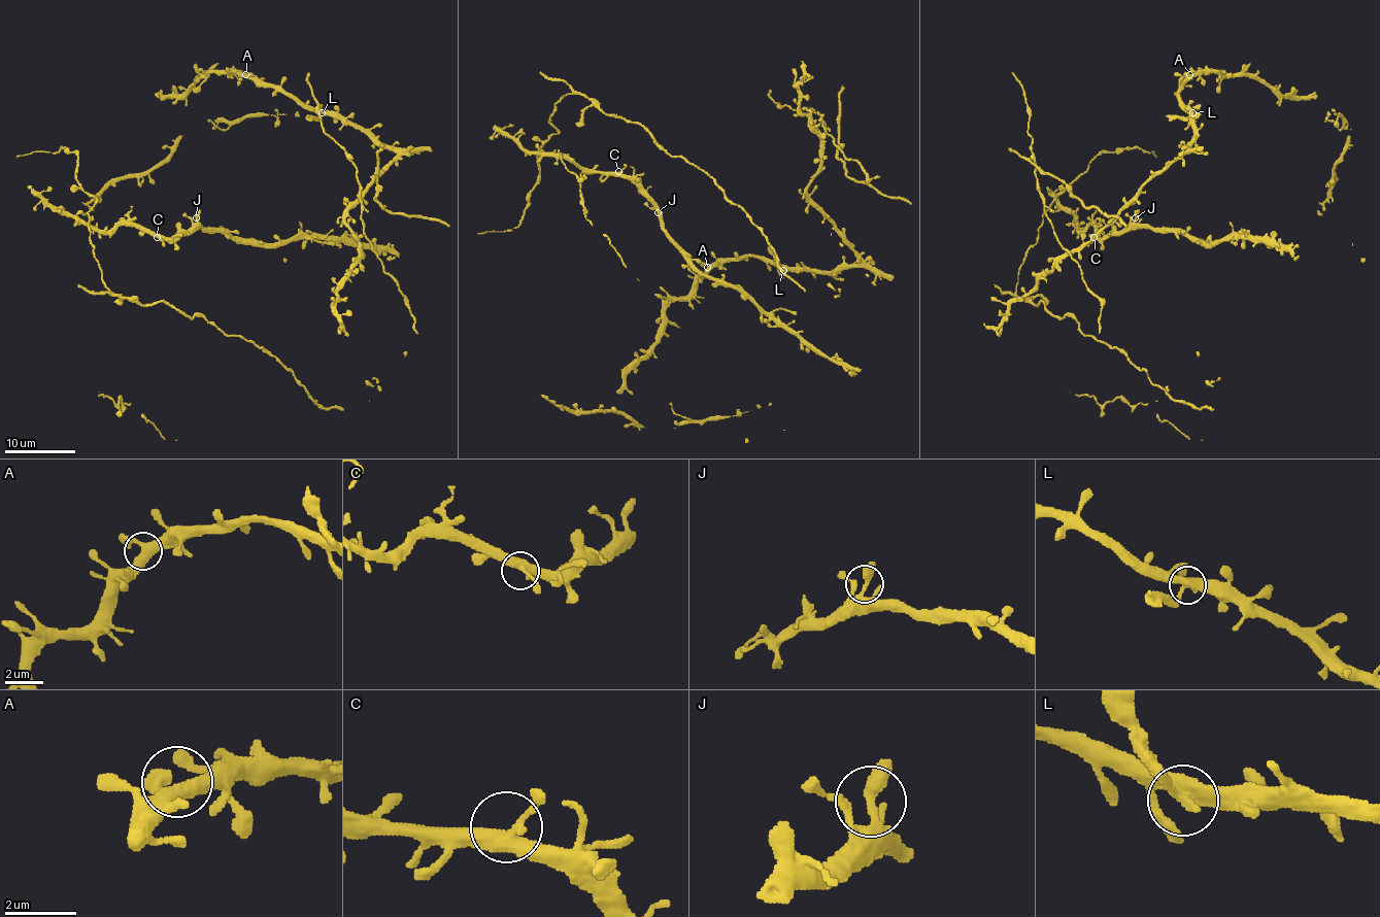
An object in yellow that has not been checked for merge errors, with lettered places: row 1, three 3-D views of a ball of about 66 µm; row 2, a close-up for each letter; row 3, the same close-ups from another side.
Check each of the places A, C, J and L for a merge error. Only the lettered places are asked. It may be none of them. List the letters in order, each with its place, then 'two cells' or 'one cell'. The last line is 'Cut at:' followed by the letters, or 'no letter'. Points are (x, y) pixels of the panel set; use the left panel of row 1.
A: (245, 74) | one cell
C: (157, 237) | one cell
J: (196, 217) | one cell
L: (322, 112) | two cells
Cut at: L

